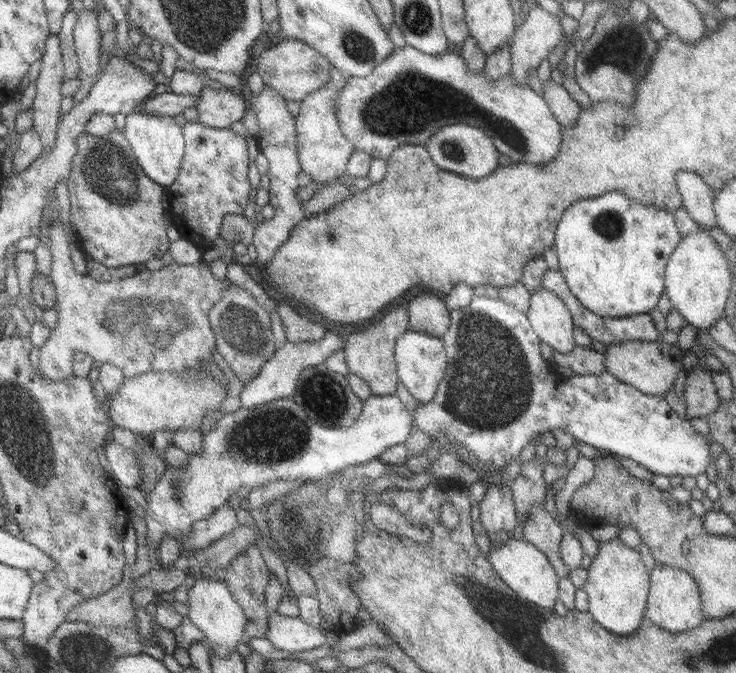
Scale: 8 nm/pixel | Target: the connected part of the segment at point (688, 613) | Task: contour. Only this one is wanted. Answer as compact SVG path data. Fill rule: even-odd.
M657 565L648 574L648 598L644 617L671 634L695 628L704 619L700 612L700 597L695 581L685 571L675 567Z

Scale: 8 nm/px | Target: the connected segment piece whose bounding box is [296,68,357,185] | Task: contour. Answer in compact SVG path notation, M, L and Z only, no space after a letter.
M333 68L331 80L317 92L310 94L300 102L299 114L296 117L297 138L299 142L299 162L303 172L311 176L312 182L326 185L335 181L347 172L347 163L357 148L355 144L343 134L339 125L338 115L335 112L335 99L339 90L345 87L347 76Z

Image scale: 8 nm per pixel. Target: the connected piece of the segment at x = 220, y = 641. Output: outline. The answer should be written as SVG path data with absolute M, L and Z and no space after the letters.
M215 576L197 579L188 591L188 617L190 622L203 632L204 640L211 647L210 653L227 657L236 651L241 639L247 641L247 616L238 604L225 581Z

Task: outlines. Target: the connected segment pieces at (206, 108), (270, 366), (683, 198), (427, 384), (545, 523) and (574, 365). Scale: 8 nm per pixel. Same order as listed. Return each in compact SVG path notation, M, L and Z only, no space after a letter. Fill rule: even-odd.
M205 86L198 102L199 121L207 127L229 129L235 122L240 122L246 115L245 100L239 96L239 91L211 89Z
M328 330L326 336L318 342L286 342L276 350L270 362L265 364L261 372L244 386L240 394L241 407L251 409L279 399L292 399L297 391L297 384L301 373L307 368L325 363L336 351L344 349L346 341L341 334Z
M679 171L674 175L681 206L689 218L703 230L715 226L714 192L698 174Z
M419 331L403 332L394 345L394 366L399 383L407 393L417 403L430 402L446 368L446 355L440 338L421 334Z
M541 505L529 507L521 529L521 539L531 543L547 557L558 579L567 577L569 574L569 568L563 564L559 556L559 541L563 532L560 524L544 507Z
M576 345L568 354L553 352L550 363L555 367L569 368L576 376L592 374L595 376L603 371L602 354L592 348L577 347Z

